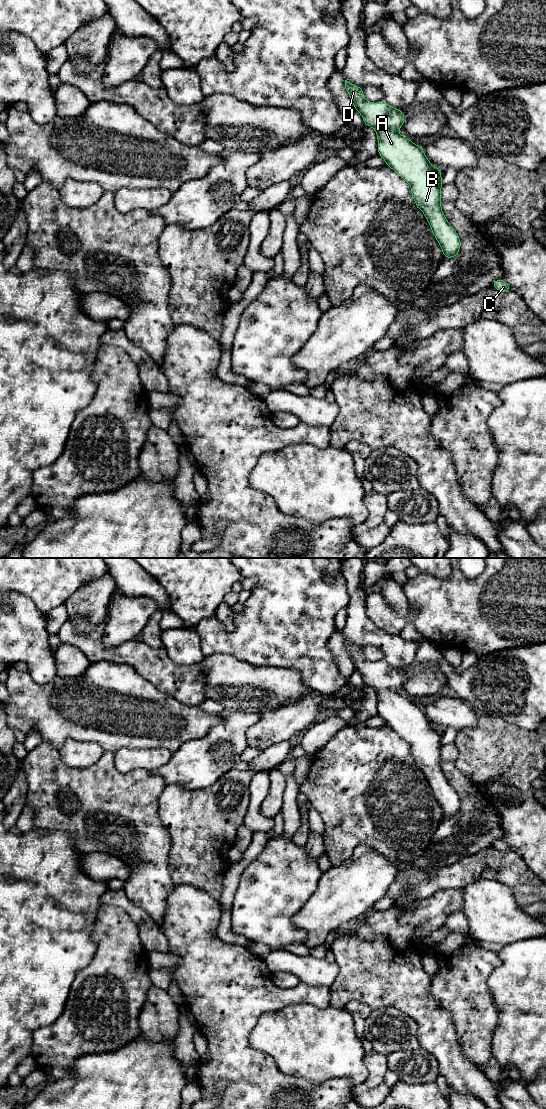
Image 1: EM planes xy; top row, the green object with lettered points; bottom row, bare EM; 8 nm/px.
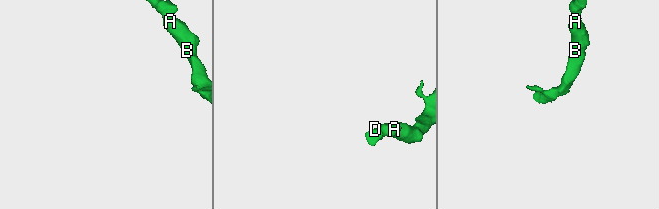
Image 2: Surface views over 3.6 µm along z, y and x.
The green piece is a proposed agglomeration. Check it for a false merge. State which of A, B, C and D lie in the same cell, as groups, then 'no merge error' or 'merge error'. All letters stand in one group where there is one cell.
A B C D | no merge error

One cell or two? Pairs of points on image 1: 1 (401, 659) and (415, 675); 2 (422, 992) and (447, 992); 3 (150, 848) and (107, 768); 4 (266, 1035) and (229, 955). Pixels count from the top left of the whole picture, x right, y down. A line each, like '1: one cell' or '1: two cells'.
1: two cells
2: two cells
3: one cell
4: two cells

